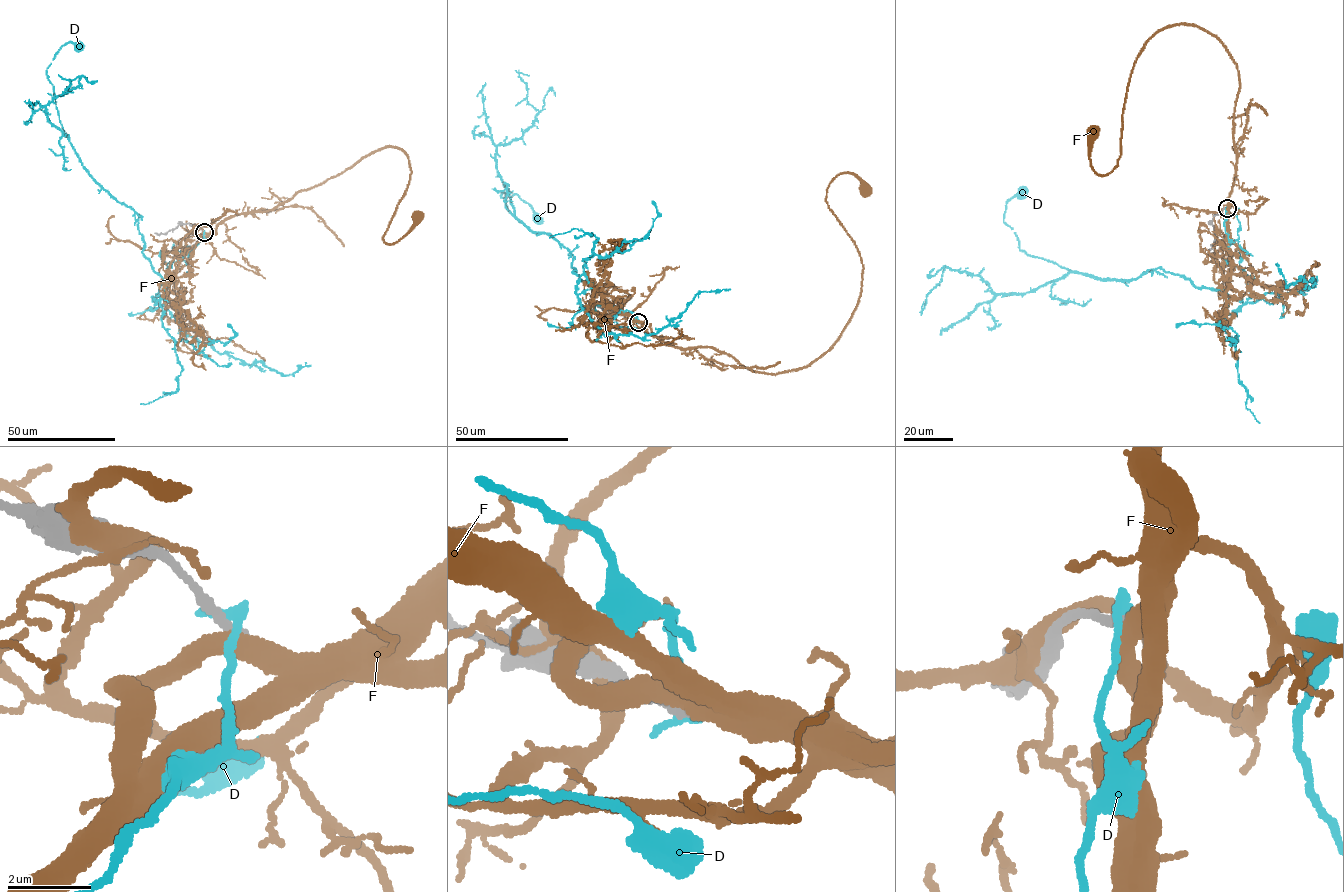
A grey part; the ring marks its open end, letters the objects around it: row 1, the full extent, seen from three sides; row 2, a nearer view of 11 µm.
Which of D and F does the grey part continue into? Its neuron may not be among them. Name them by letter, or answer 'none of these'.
none of these

